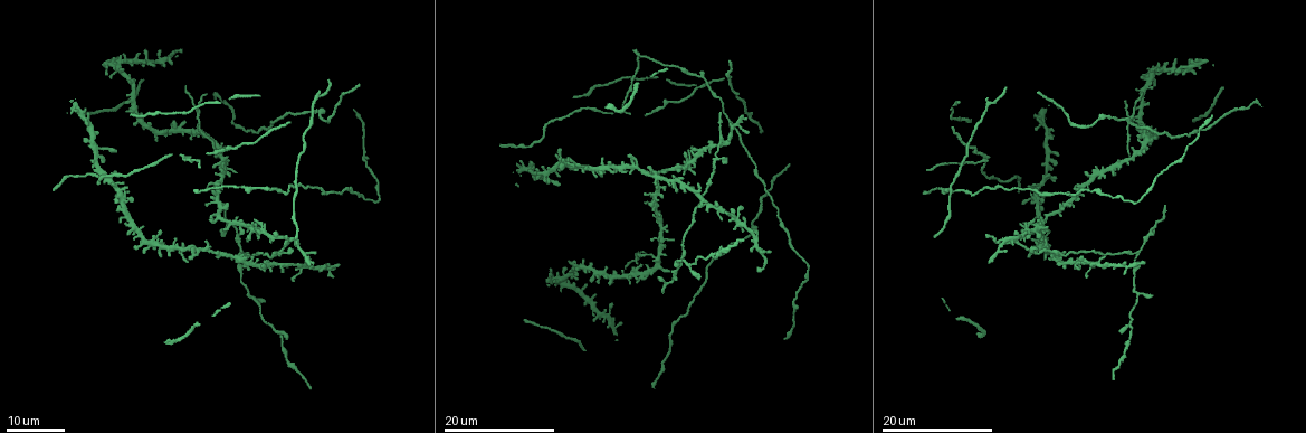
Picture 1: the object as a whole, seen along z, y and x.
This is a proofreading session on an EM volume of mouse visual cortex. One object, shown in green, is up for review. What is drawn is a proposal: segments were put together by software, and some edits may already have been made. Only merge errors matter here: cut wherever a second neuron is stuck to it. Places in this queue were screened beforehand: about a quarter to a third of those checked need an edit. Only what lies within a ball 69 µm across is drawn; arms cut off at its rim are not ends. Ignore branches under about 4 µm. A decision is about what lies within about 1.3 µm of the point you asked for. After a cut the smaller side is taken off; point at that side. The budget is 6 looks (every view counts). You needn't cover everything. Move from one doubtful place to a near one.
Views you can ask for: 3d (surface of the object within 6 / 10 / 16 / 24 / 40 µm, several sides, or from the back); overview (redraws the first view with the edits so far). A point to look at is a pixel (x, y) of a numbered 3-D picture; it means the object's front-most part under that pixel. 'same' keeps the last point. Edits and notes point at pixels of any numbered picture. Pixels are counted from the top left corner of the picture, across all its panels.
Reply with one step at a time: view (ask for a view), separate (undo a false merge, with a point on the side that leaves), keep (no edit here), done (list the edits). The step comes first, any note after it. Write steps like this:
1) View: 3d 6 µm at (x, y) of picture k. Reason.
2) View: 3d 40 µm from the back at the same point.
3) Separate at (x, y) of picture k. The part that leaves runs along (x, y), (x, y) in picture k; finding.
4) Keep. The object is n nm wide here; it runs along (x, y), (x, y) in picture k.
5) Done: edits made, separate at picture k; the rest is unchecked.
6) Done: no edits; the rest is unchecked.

View: 3d 24 µm at (292, 236) of picture 1.

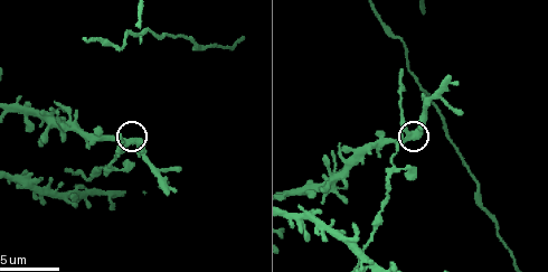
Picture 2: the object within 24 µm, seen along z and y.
View: 3d 10 µm at (411, 134) of picture 2.

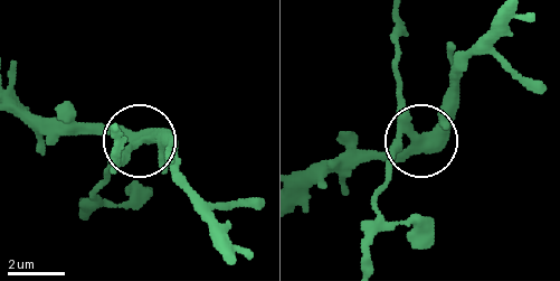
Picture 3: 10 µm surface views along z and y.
Separate at (108, 169) of picture 3. The side arm is 9 µm long; the part that leaves runs along (410, 129), (376, 198), (367, 256) in picture 3; a second neuron is stuck on.

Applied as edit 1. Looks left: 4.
View: 3d 24 µm at (637, 166) of picture 1.

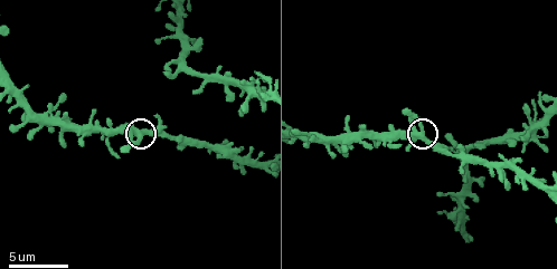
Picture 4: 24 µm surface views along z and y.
View: 3d 10 µm at (422, 134) of picture 4. Zoom in.

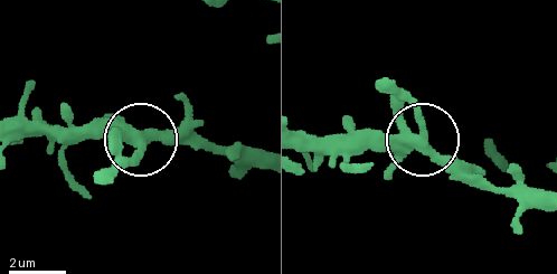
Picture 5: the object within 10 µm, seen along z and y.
View: 3d 10 µm from the back at (142, 144) of picture 5.

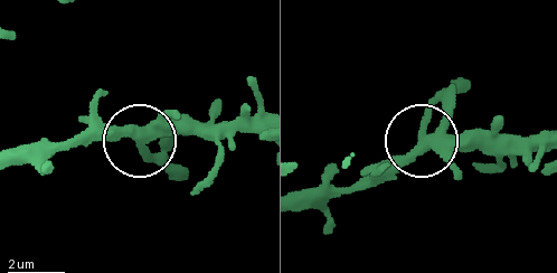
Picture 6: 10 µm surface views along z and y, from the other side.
Keep. One neuron here.

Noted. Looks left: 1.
Done: edits made, separate at picture 3; the rest is unchecked.

